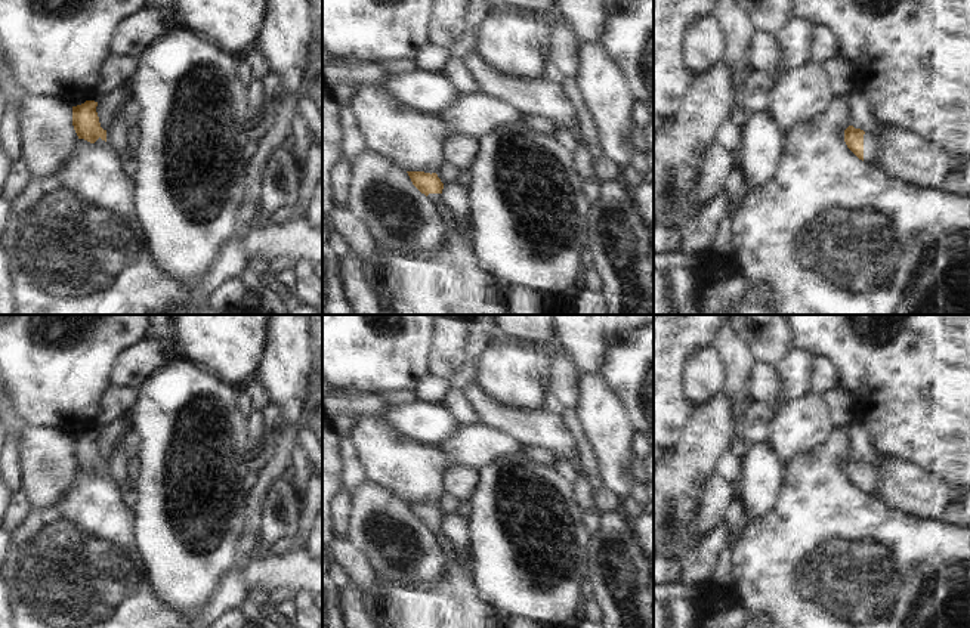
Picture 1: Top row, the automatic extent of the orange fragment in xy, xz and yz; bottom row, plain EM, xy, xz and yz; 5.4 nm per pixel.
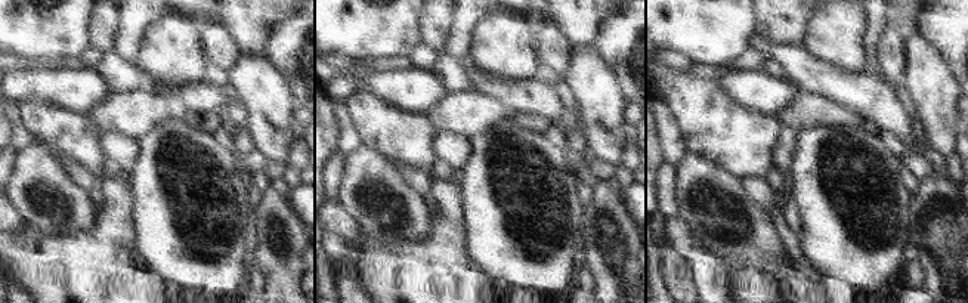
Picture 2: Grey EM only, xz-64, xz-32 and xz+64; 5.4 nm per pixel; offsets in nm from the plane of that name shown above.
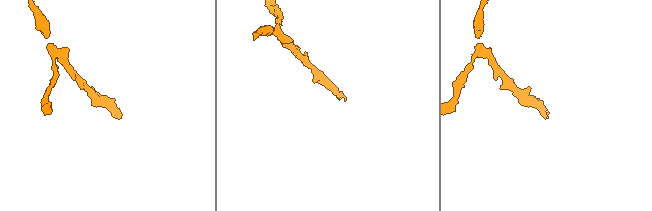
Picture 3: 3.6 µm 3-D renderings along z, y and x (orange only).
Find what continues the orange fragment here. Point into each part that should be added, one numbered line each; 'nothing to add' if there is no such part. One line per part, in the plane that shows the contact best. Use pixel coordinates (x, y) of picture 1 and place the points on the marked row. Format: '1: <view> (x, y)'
1: yz (871, 152)

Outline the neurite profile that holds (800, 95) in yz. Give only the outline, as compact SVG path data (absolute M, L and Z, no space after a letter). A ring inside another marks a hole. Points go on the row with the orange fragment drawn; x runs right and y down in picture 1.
M807 64L775 77L766 114L785 136L798 124L825 114L834 102L822 65Z

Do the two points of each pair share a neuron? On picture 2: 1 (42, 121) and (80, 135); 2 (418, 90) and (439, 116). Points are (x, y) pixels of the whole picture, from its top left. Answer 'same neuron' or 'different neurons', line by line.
1: same neuron
2: different neurons

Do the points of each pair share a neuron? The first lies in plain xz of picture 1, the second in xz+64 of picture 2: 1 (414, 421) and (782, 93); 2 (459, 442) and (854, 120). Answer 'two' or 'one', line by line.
1: one
2: one

